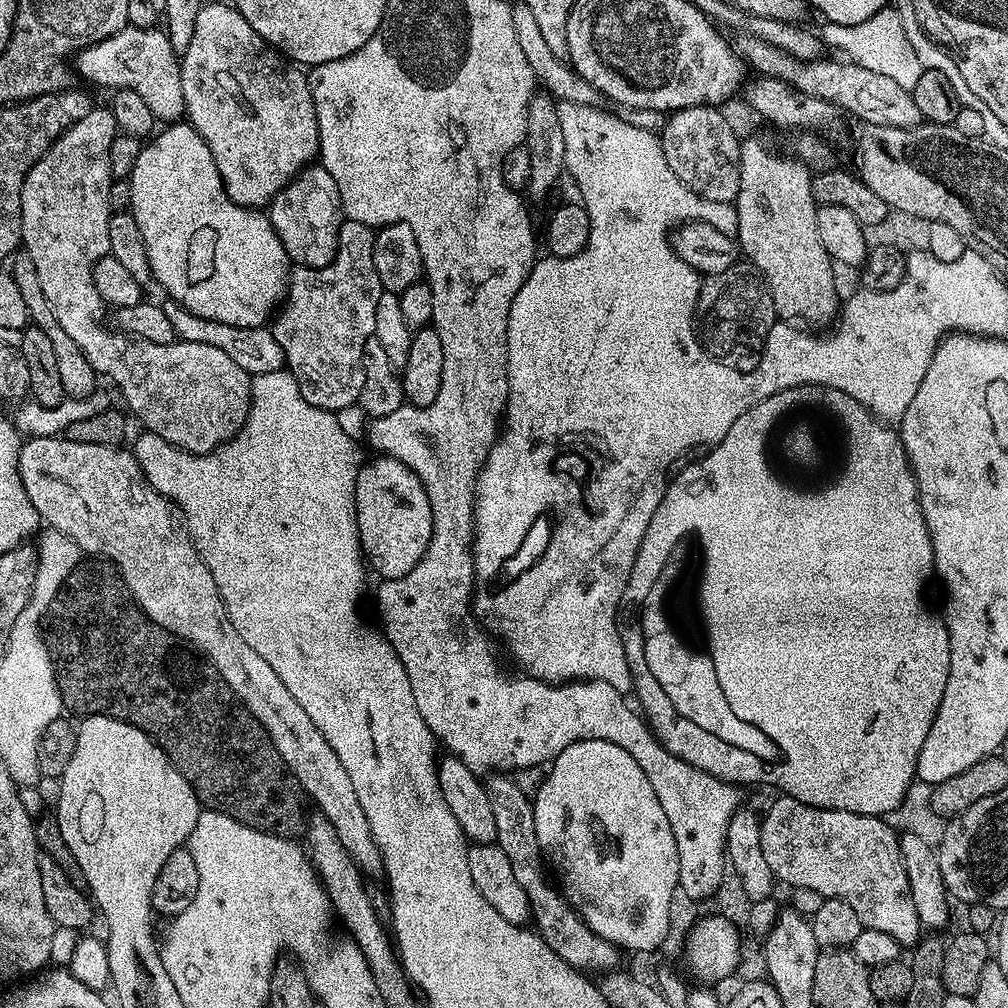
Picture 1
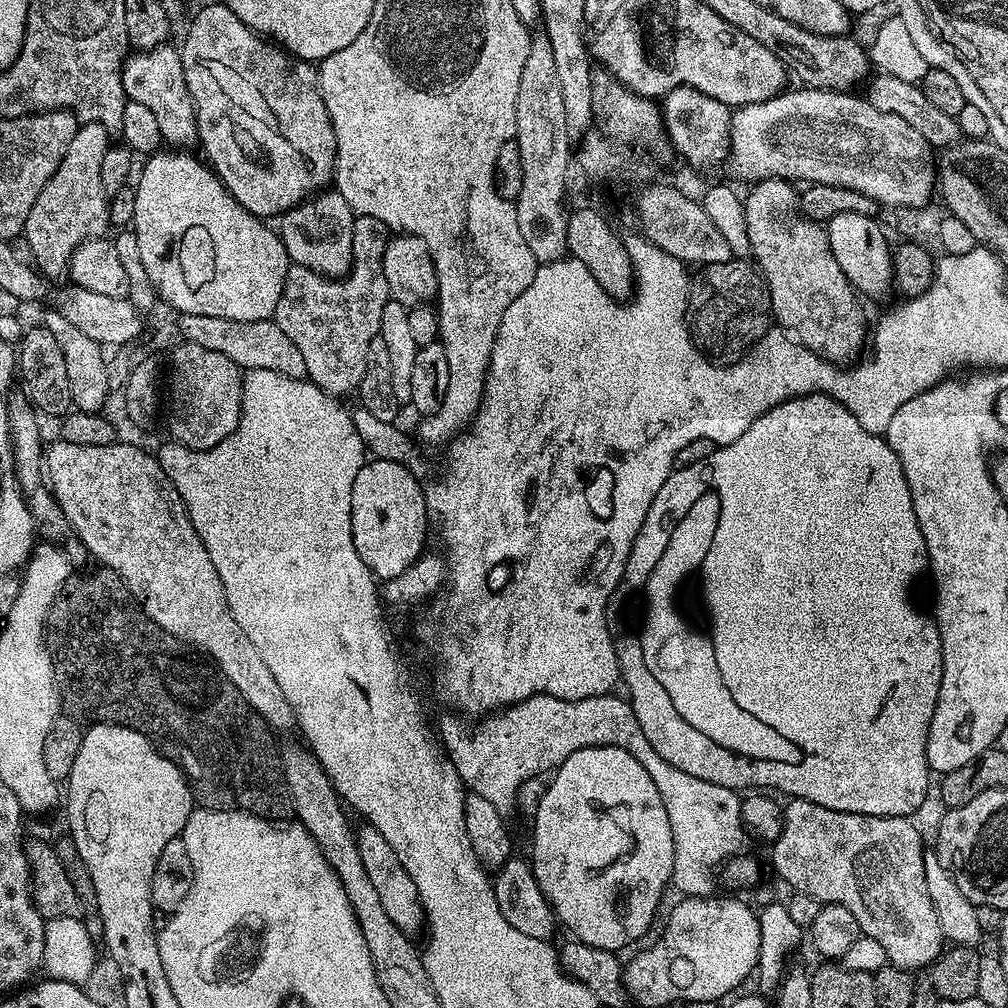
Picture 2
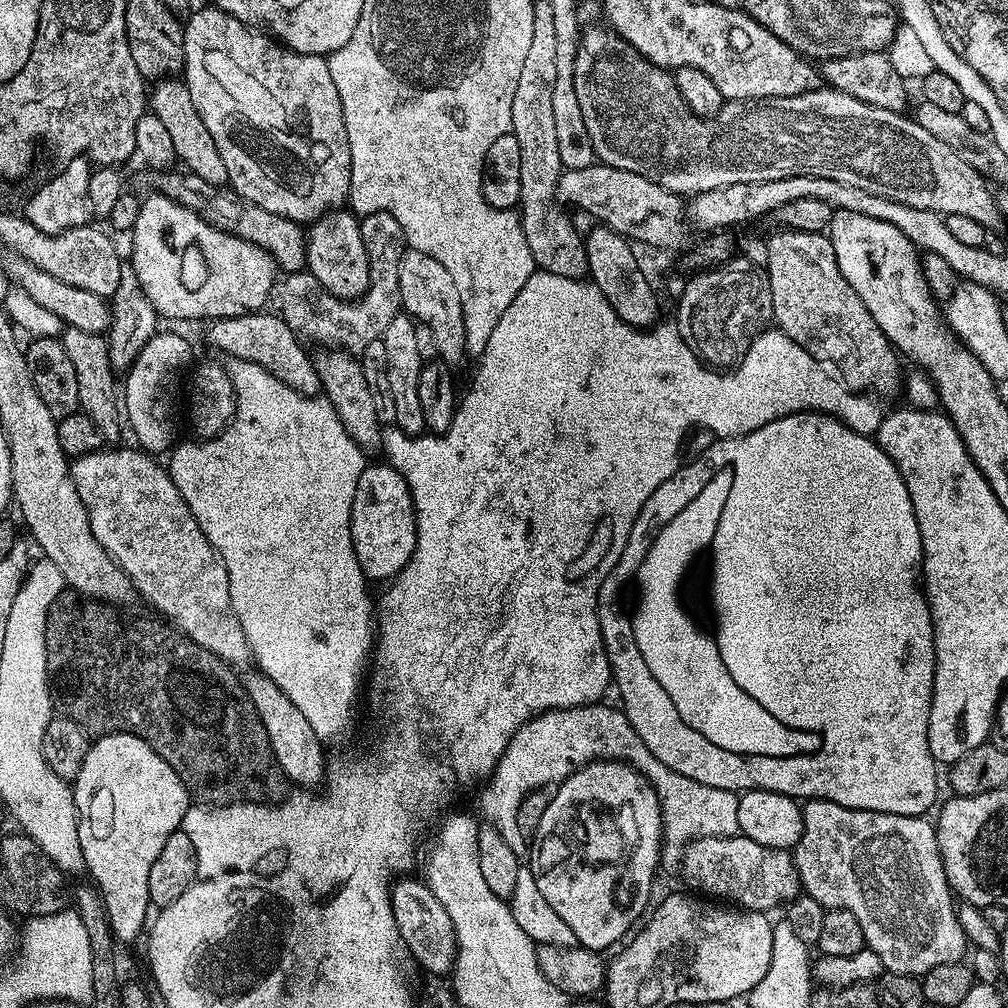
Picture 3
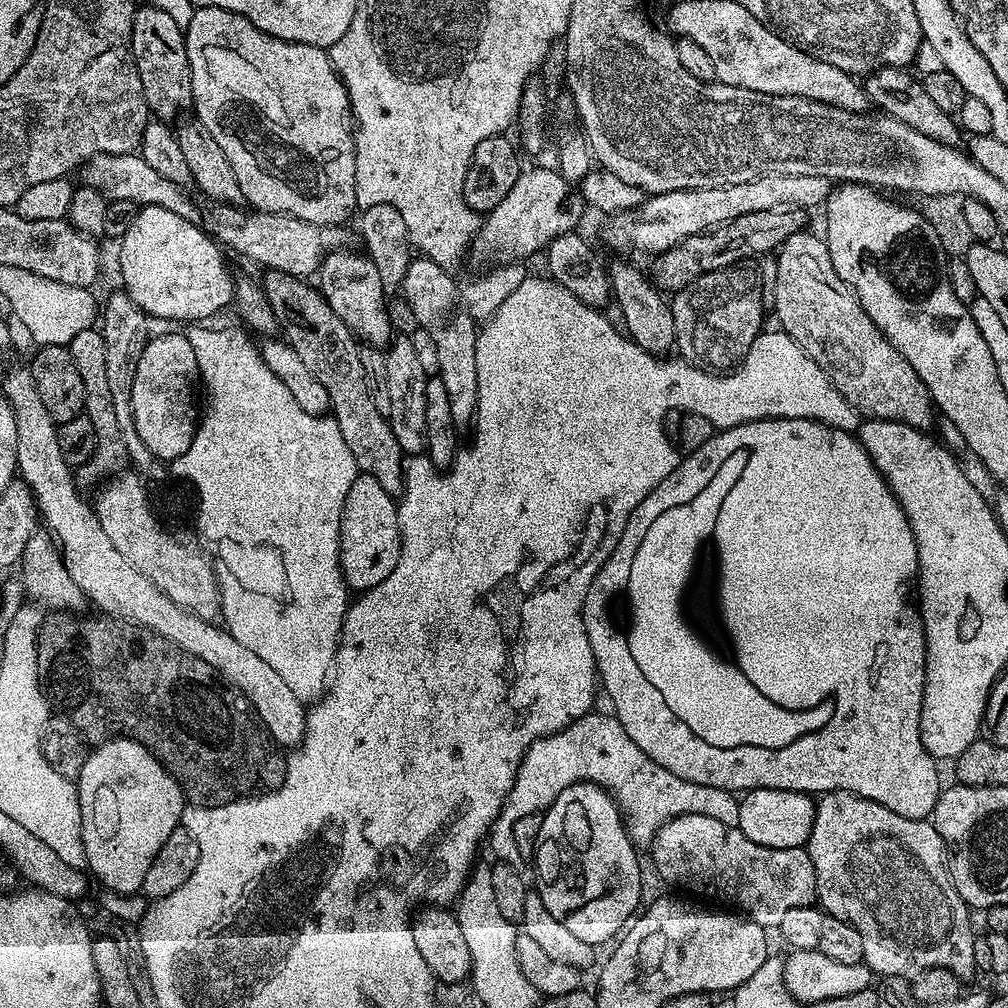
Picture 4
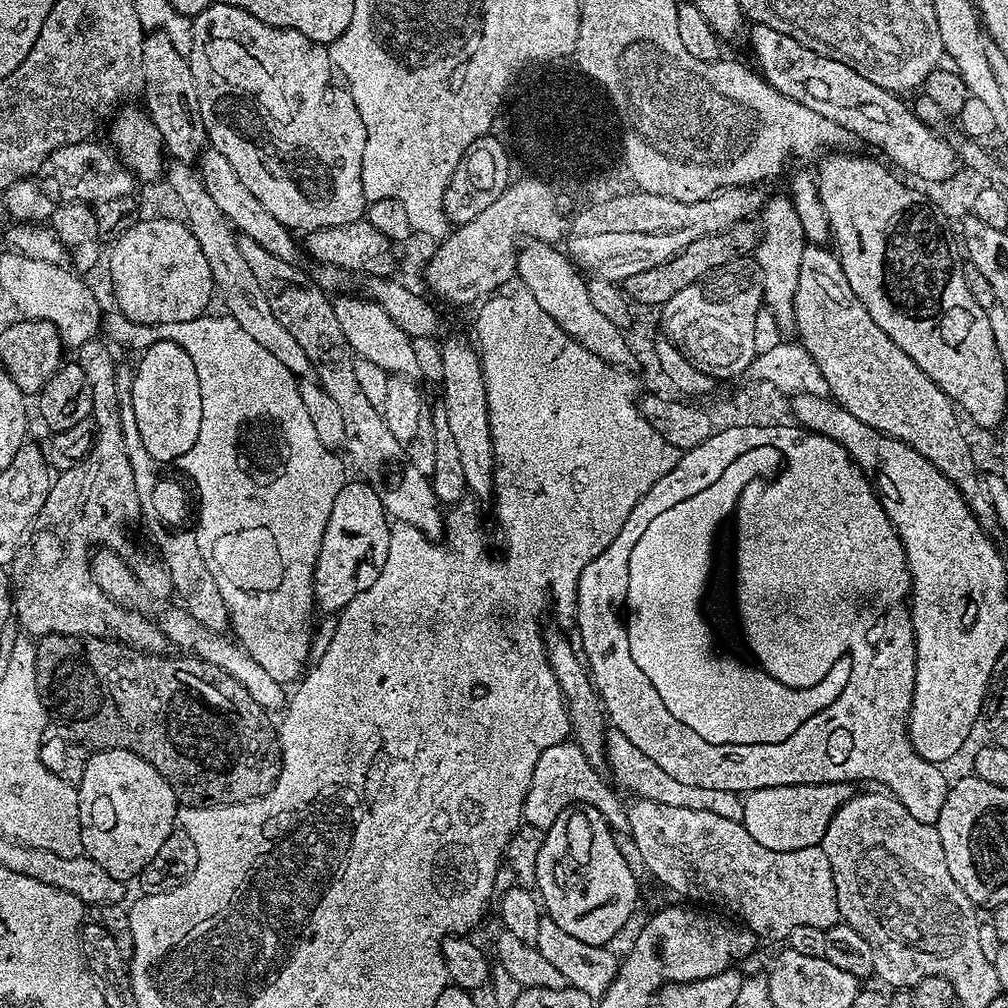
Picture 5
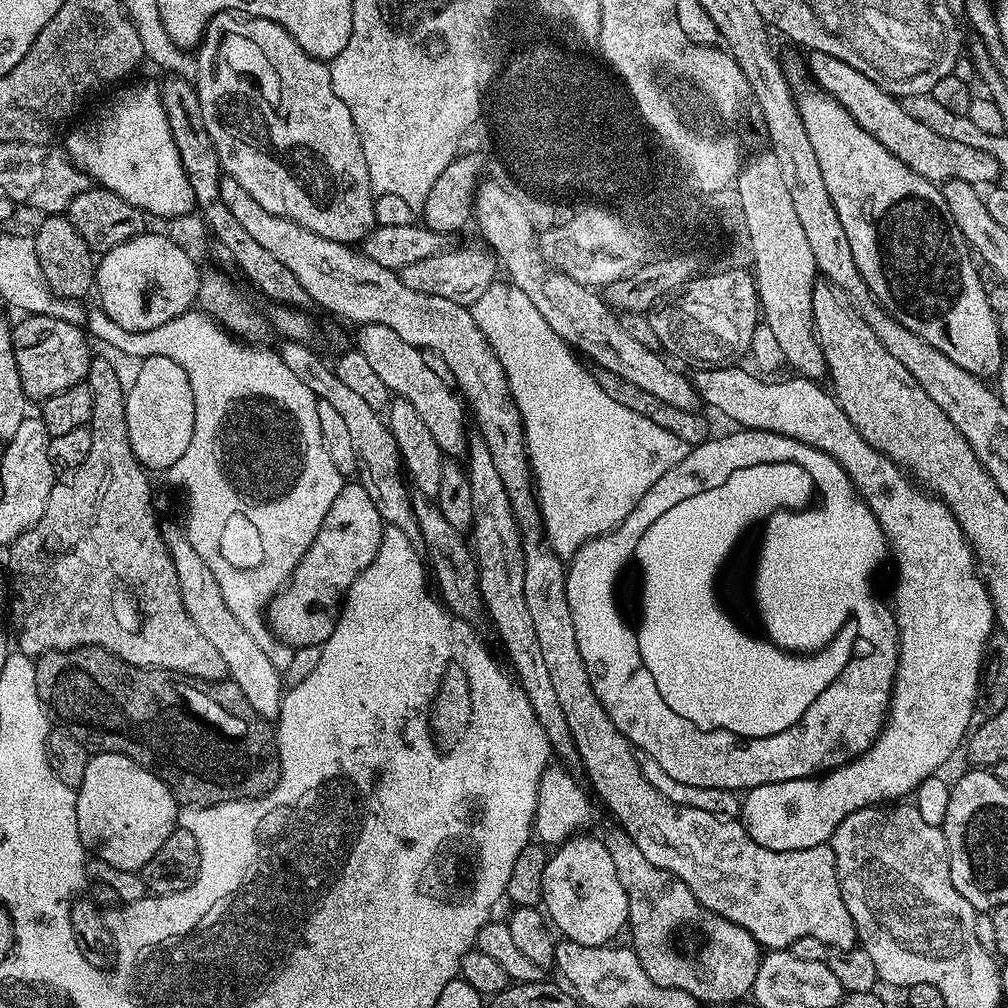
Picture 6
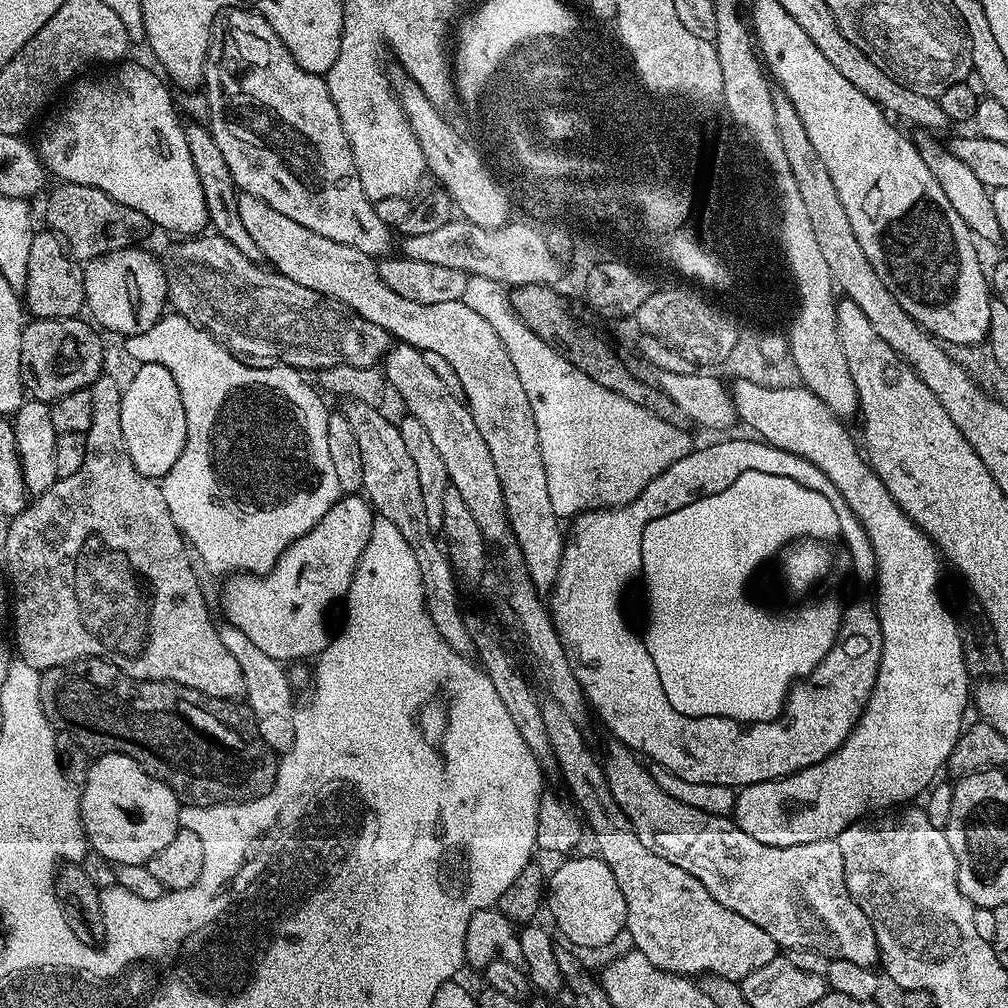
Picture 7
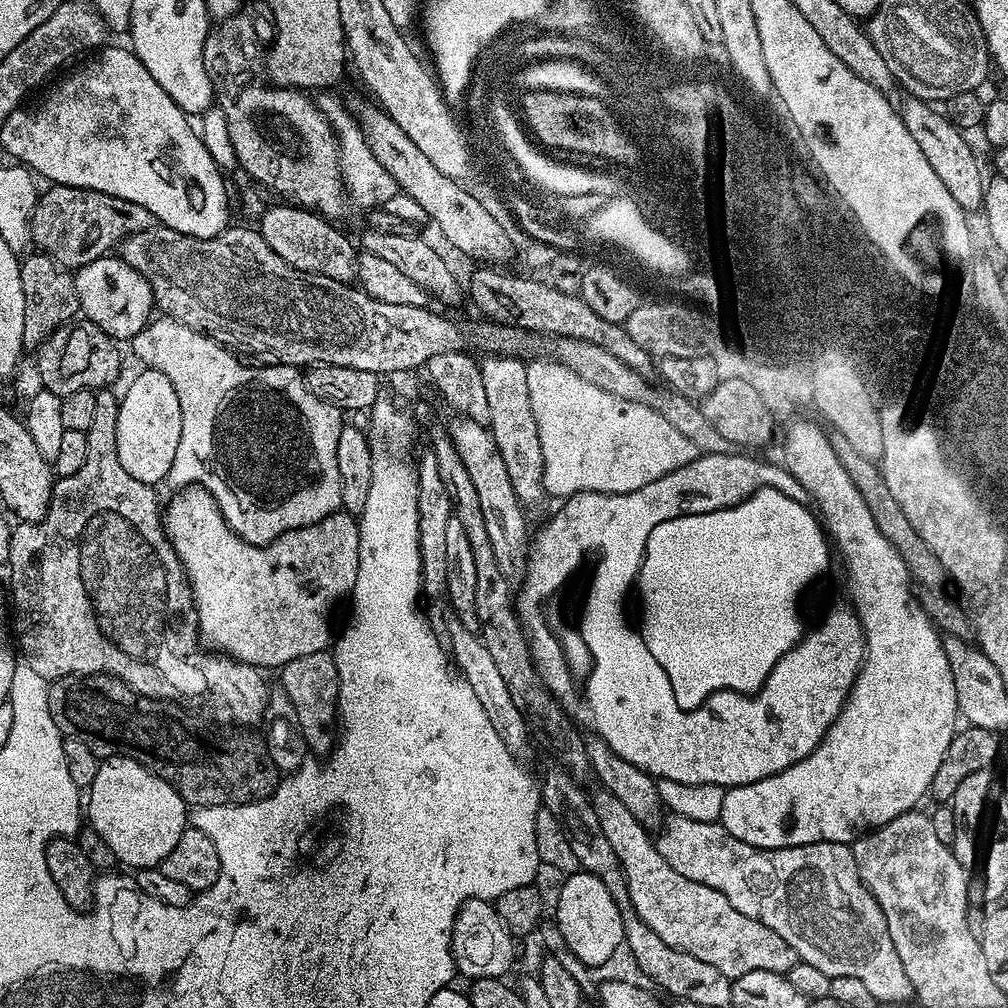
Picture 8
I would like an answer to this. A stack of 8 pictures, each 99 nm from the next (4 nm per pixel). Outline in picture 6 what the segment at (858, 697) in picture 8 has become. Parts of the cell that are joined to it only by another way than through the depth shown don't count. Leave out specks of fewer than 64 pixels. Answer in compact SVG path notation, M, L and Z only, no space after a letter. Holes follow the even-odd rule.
M744 366L697 371L700 372L694 376L697 397L703 402L705 400L714 411L721 412L726 419L733 420L736 423L733 425L741 429L789 436L806 446L830 454L830 458L834 458L834 462L846 470L856 493L863 498L866 506L870 506L874 518L878 518L878 526L882 526L888 540L891 559L896 559L894 611L896 629L900 635L900 653L886 723L876 735L876 740L861 756L849 764L843 764L841 768L832 768L819 776L807 776L805 780L763 784L747 789L740 806L739 819L750 838L758 842L758 846L779 852L806 850L810 846L829 843L842 818L854 814L854 810L884 806L911 797L923 780L937 775L941 771L939 768L959 748L961 751L974 724L972 716L976 712L976 691L980 689L986 649L993 639L992 628L994 632L996 615L988 587L978 575L972 547L954 514L941 500L913 483L908 473L887 454L874 450L874 446L870 446L870 442L866 442L866 438L854 430L854 422L846 418L842 406L827 387L819 388L821 385L817 381L799 374L793 375L793 380L776 381L776 378L761 378L756 374L751 376L740 367Z

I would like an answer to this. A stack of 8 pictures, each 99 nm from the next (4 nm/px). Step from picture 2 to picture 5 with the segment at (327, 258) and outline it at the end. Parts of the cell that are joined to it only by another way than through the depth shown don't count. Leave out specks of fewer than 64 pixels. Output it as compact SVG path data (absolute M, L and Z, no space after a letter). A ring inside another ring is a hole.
M340 296L332 300L334 314L338 314L338 326L342 326L342 334L346 334L346 342L350 342L353 353L369 362L378 362L378 366L390 374L419 377L413 337L408 336L406 330L402 330L402 326L398 326L398 322L394 322L394 318L390 318L390 314L386 314L375 300L361 296Z

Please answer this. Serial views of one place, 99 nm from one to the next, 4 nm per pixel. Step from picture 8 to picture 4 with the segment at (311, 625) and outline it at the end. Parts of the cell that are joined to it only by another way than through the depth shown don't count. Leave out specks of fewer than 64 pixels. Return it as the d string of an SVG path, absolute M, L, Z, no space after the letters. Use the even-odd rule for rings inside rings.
M357 475L344 499L344 515L340 517L340 568L349 589L367 592L378 586L394 570L400 553L397 501L393 493L382 490L372 476Z

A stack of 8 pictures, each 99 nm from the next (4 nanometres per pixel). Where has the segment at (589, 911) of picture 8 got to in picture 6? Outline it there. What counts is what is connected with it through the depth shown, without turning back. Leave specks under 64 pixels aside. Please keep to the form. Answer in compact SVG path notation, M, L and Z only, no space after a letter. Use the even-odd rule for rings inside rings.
M573 835L549 855L542 874L542 908L563 939L598 946L615 941L615 936L625 931L628 899L622 882L618 882L607 843L584 835Z

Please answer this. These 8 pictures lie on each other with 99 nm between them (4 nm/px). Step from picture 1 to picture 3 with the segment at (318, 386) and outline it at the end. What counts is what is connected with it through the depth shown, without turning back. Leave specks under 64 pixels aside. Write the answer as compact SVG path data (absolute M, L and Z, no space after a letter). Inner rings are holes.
M371 212L363 217L360 220L360 233L366 246L370 282L367 290L355 300L339 300L337 296L330 295L304 270L287 273L278 284L278 315L286 321L292 332L305 341L329 340L333 349L353 354L364 352L370 342L381 339L390 321L401 315L398 262L406 250L402 226L398 226L398 218L389 212Z

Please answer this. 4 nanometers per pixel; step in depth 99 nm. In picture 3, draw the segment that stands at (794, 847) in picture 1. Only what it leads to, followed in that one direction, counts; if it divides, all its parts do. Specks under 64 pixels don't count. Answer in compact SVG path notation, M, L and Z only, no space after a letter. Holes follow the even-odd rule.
M809 800L803 810L804 829L792 852L801 889L825 910L850 910L858 918L858 926L862 926L866 947L882 958L885 972L922 978L935 964L958 964L965 959L970 945L956 917L957 905L952 904L954 893L948 887L931 819L854 810L829 800Z

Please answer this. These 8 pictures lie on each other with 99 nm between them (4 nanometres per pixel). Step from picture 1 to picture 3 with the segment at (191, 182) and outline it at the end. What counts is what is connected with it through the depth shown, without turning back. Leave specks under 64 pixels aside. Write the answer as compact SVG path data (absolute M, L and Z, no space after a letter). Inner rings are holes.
M159 194L145 195L140 202L138 222L132 227L132 257L130 263L142 286L142 294L150 298L154 310L164 320L170 318L190 318L207 321L211 318L224 320L228 316L244 316L248 312L259 312L265 307L268 295L273 295L274 285L278 280L278 269L275 260L266 250L226 234L210 226L198 214L186 210L178 202Z

